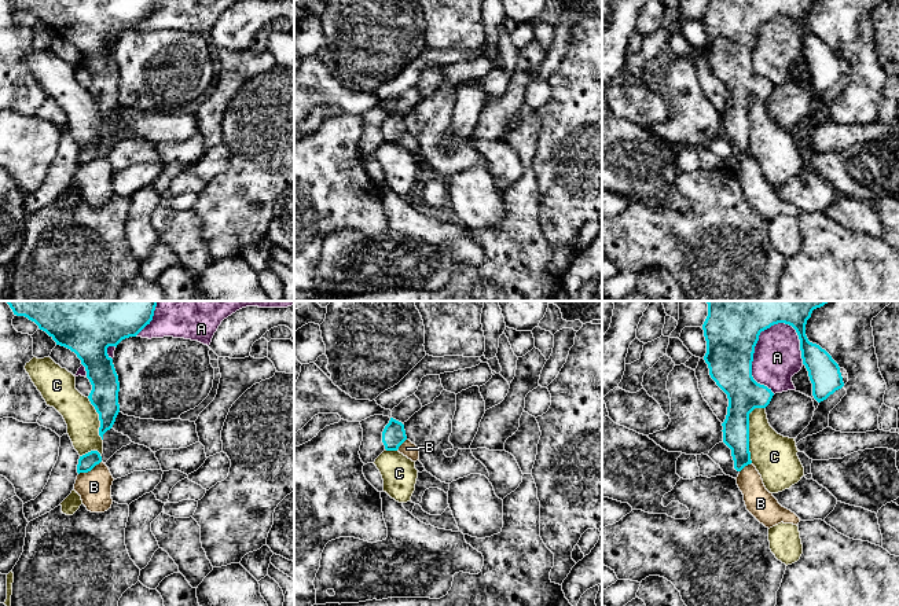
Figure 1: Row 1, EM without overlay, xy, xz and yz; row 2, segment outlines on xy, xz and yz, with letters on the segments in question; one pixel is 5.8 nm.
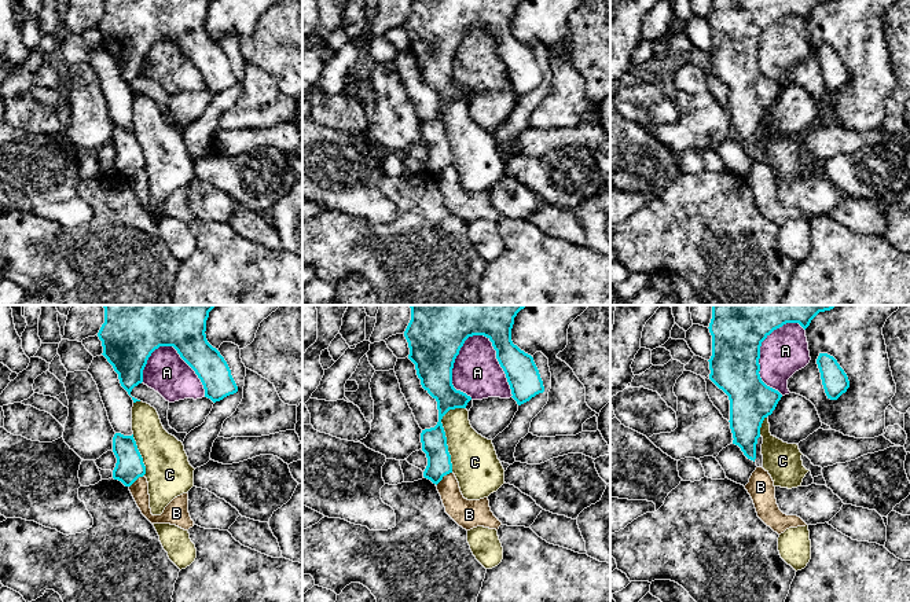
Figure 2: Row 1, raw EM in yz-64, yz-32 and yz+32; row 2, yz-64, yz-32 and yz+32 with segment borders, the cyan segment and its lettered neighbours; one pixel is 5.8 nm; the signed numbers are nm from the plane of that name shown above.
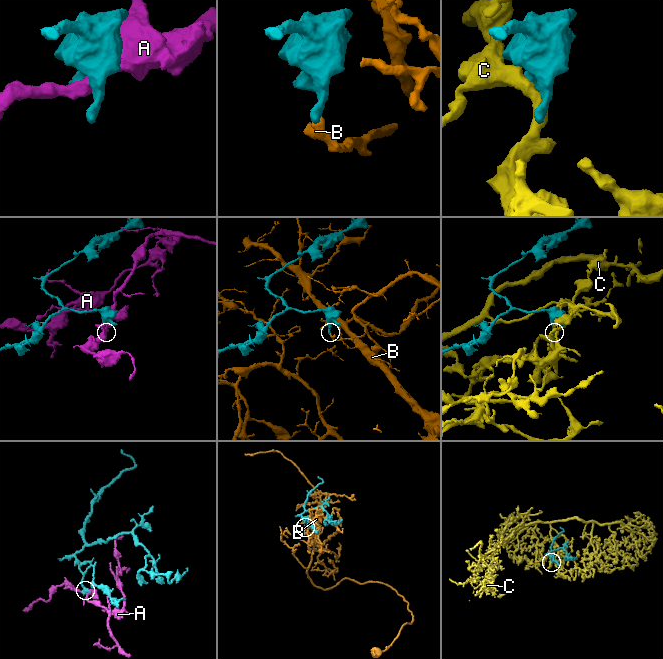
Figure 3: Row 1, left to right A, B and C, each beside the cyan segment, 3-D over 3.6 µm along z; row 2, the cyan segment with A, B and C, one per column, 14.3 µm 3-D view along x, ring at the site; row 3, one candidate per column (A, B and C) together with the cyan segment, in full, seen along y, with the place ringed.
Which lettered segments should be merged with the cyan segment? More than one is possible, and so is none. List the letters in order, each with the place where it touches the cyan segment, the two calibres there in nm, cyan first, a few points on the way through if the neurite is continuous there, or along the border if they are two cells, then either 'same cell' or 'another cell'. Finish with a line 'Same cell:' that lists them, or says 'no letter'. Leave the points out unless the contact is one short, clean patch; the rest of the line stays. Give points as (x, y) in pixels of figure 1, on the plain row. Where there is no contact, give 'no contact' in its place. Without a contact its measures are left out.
A: contact yz (752, 47); calibres 300 and 280 nm; another cell
B: contact xy (90, 162); calibres 100 and 190 nm; border xy (101, 153), (90, 162), (79, 166); another cell
C: contact yz (748, 122); calibres 200 and 260 nm; border yz (764, 99), (756, 99), (749, 106), (749, 151), (752, 154); another cell
Same cell: no letter

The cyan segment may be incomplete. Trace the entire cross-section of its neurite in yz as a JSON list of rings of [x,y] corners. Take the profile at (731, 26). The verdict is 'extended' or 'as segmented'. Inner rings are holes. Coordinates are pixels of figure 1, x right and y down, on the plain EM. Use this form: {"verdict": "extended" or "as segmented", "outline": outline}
{"verdict": "as segmented", "outline": [[[708,0],[702,16],[707,33],[704,52],[711,70],[729,91],[722,124],[737,164],[752,155],[749,106],[755,100],[766,100],[774,88],[771,81],[752,69],[755,38],[762,23],[778,15],[796,22],[803,56],[818,95],[844,78],[839,56],[806,27],[806,16],[814,1],[817,0]]]}

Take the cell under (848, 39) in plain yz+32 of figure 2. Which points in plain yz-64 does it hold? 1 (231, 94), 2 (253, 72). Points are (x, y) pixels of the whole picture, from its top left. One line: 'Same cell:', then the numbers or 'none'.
Same cell: 2

